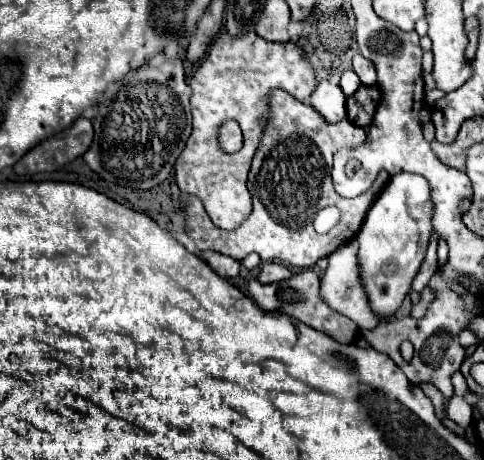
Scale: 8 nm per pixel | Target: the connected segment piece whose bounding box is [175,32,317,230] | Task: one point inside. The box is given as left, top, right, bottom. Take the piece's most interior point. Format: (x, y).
(234, 82)

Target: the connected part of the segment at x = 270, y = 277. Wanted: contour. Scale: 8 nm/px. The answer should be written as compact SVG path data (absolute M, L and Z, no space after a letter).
M265 262L265 264L261 266L261 272L259 272L257 280L259 280L261 284L273 284L273 282L287 280L287 278L291 278L291 276L293 276L293 272L291 272L287 266L277 264L277 262Z

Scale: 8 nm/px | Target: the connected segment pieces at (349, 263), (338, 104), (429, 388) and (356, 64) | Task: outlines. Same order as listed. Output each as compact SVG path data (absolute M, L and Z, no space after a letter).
M353 238L353 242L345 242L341 244L337 250L333 250L333 254L329 254L329 266L325 270L325 276L321 278L321 296L323 300L329 304L329 308L333 308L335 312L351 318L361 330L373 330L375 326L379 326L379 316L371 310L367 294L363 290L363 282L361 282L361 272L359 272L359 260L357 260L357 240Z
M329 80L319 82L317 90L311 94L311 106L325 118L325 122L339 122L347 116L345 110L345 96L341 88Z
M419 384L421 386L421 390L431 398L431 402L433 402L433 406L435 406L435 410L437 410L437 414L441 416L441 412L445 410L445 398L443 398L443 394L433 386L433 384Z
M355 54L353 56L353 70L359 76L359 80L361 80L363 86L375 86L377 74L375 74L373 64L367 58L363 58L361 54Z

